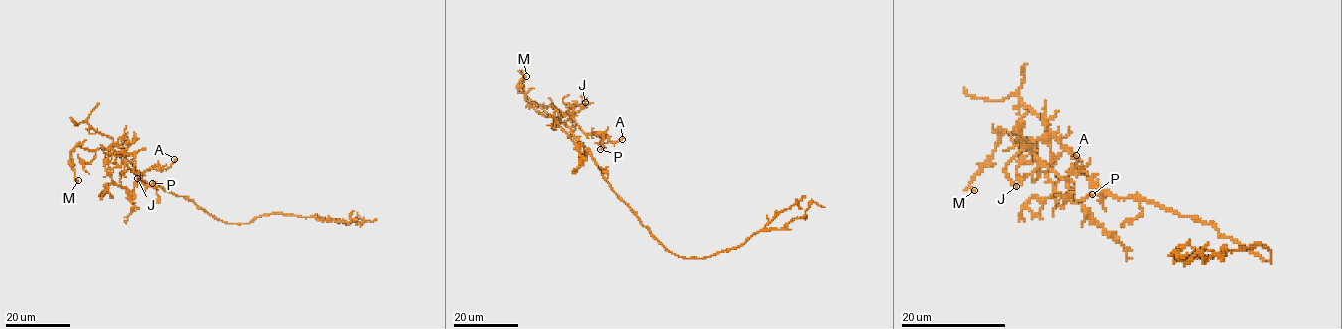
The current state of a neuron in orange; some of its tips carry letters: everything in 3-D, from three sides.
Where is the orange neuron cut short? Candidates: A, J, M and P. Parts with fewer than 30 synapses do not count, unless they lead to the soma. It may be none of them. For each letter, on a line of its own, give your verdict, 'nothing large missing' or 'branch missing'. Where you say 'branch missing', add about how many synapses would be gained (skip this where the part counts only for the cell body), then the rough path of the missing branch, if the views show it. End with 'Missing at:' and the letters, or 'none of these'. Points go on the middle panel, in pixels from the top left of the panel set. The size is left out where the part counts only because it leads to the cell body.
A: nothing large missing
J: nothing large missing
M: nothing large missing
P: nothing large missing
Missing at: none of these

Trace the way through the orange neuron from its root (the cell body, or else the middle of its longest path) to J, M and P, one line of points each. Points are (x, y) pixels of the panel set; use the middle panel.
J: (634, 212), (612, 189), (590, 153), (559, 120), (561, 113), (577, 113), (581, 109), (581, 96), (585, 102)
M: (634, 212), (572, 131), (555, 118), (540, 114), (524, 98), (519, 82), (523, 74), (526, 76)
P: (634, 212), (560, 115), (567, 113), (585, 134), (601, 133), (600, 149)

